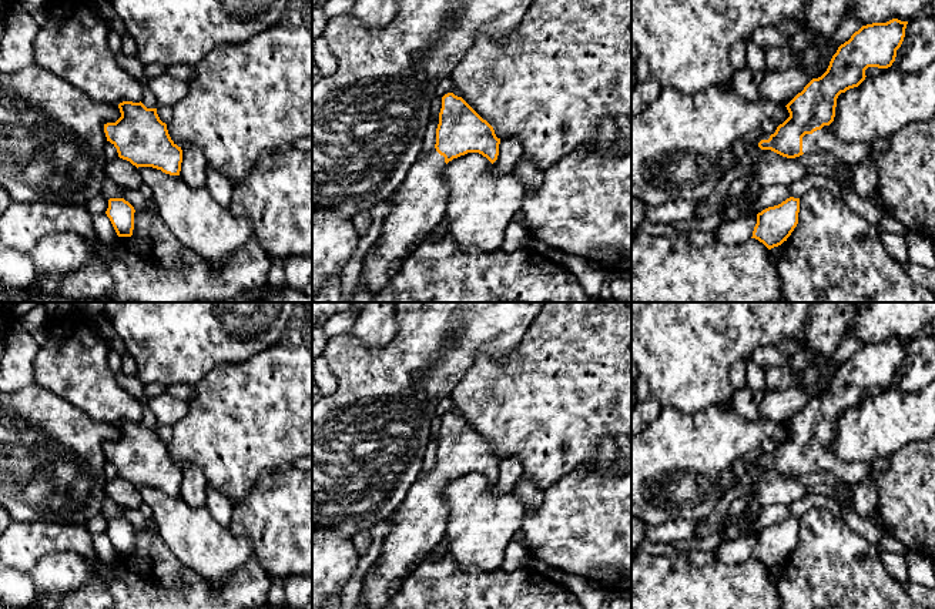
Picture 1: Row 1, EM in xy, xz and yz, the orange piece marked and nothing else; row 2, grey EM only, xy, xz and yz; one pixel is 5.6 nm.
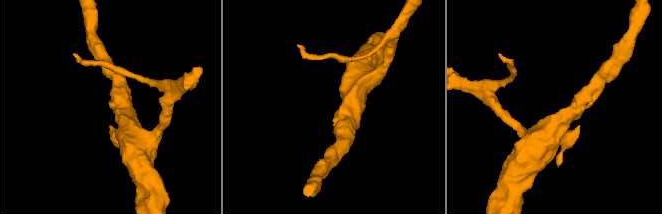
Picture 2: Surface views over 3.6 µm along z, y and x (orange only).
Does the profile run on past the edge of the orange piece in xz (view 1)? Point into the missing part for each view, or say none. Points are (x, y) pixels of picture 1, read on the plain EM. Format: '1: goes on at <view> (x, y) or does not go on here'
1: goes on at xz (419, 524)

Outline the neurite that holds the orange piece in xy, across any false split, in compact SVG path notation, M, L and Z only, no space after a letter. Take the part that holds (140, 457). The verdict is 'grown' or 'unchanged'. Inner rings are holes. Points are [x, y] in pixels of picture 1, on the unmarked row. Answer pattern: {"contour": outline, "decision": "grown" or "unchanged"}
{"contour": "M123 421L118 424L121 436L115 442L104 444L107 461L118 472L118 476L138 486L153 486L170 495L180 495L182 469L170 456L167 444L157 434L157 428L147 428L141 421Z", "decision": "unchanged"}

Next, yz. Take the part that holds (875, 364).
{"contour": "M892 338L862 345L855 351L838 367L827 391L812 398L785 425L790 436L768 459L761 459L758 466L787 478L828 472L849 486L864 481L872 465L845 462L828 445L834 441L838 415L858 406L865 399L868 387L892 385L904 361L906 344L908 341Z", "decision": "grown"}

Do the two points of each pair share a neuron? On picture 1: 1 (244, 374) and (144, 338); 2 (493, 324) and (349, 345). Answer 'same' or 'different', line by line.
1: different
2: same

